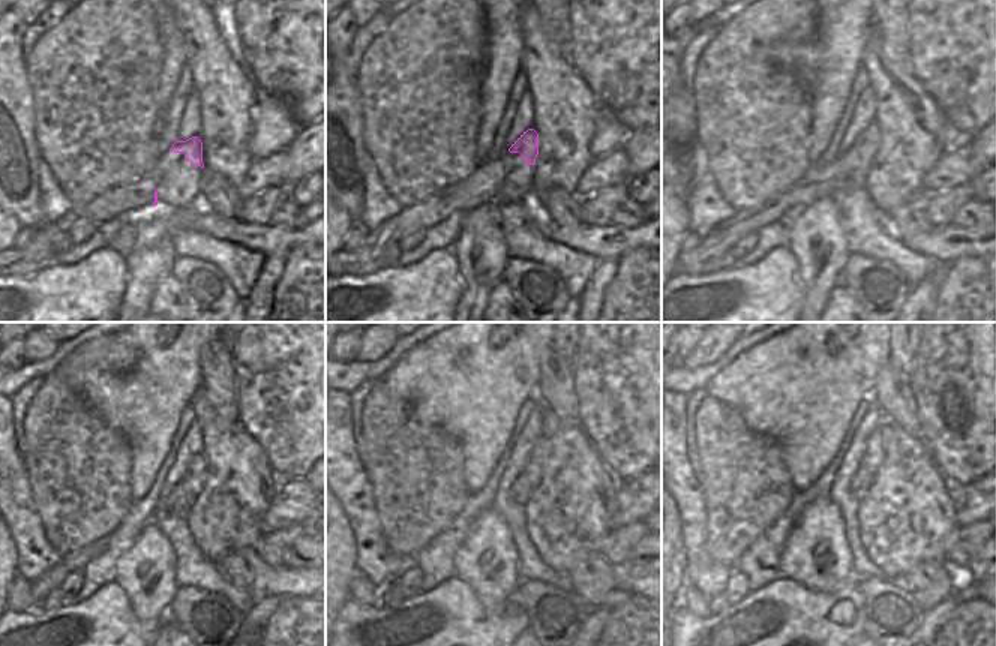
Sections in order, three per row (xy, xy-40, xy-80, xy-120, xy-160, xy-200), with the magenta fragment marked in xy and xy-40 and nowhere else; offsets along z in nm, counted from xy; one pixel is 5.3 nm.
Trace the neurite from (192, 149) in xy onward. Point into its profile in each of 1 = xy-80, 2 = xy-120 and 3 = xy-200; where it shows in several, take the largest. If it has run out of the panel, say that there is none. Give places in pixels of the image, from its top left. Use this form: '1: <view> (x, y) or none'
1: xy-80 (864, 147)
2: xy-120 (194, 480)
3: xy-200 (873, 454)

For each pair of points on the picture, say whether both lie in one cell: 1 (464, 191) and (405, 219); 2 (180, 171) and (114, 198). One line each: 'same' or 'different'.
1: same
2: different

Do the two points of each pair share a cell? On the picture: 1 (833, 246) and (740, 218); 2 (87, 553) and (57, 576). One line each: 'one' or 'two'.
1: two
2: one

